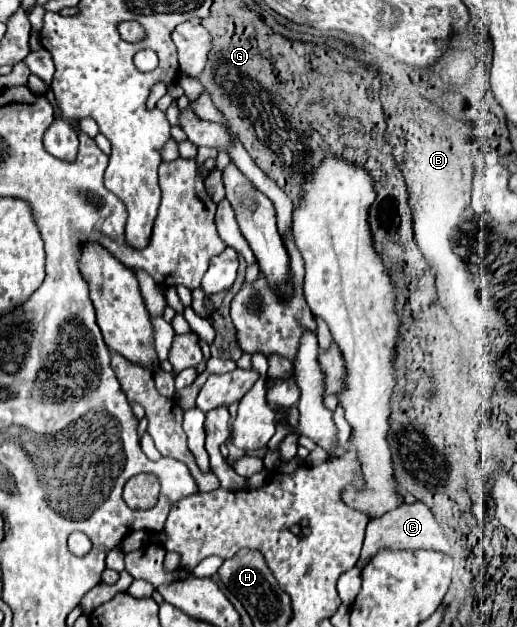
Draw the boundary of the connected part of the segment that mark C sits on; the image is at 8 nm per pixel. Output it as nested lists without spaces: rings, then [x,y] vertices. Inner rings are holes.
[[[422,502],[404,504],[404,506],[384,514],[384,518],[370,520],[368,528],[366,528],[366,540],[362,546],[362,554],[360,554],[360,560],[356,566],[362,568],[364,564],[368,564],[368,560],[376,554],[378,548],[412,548],[412,550],[424,548],[424,550],[438,550],[438,552],[450,554],[450,542],[448,542],[444,530],[436,522],[430,508]]]

